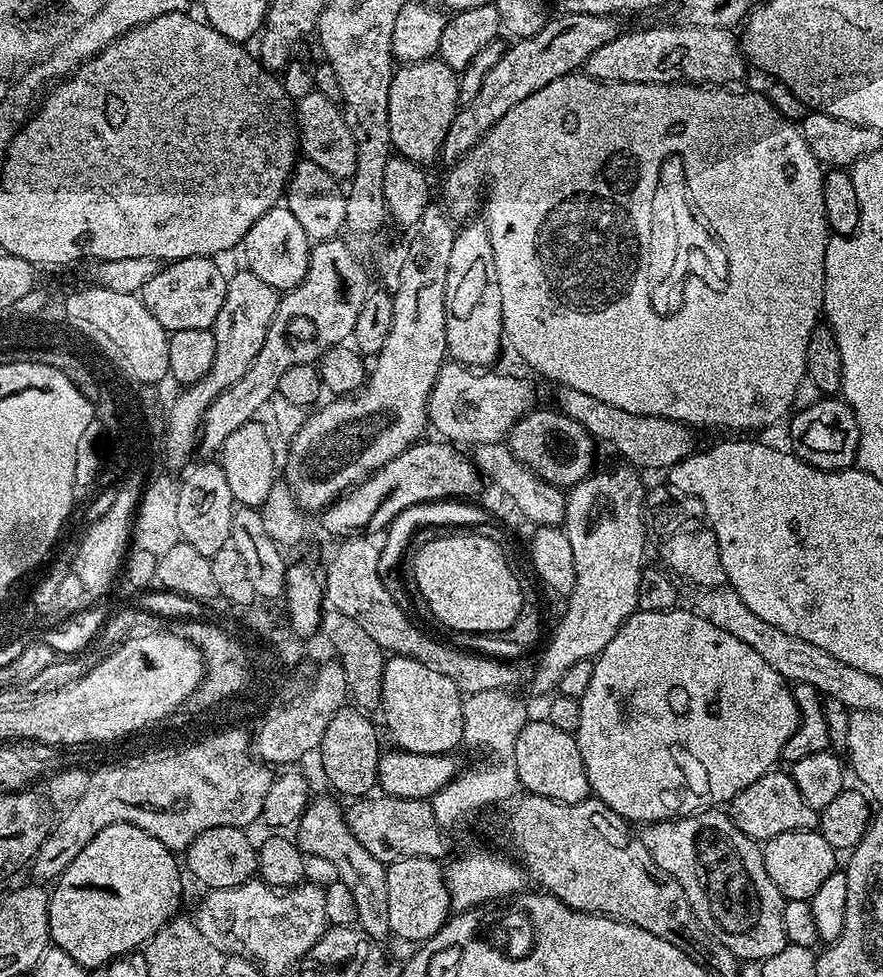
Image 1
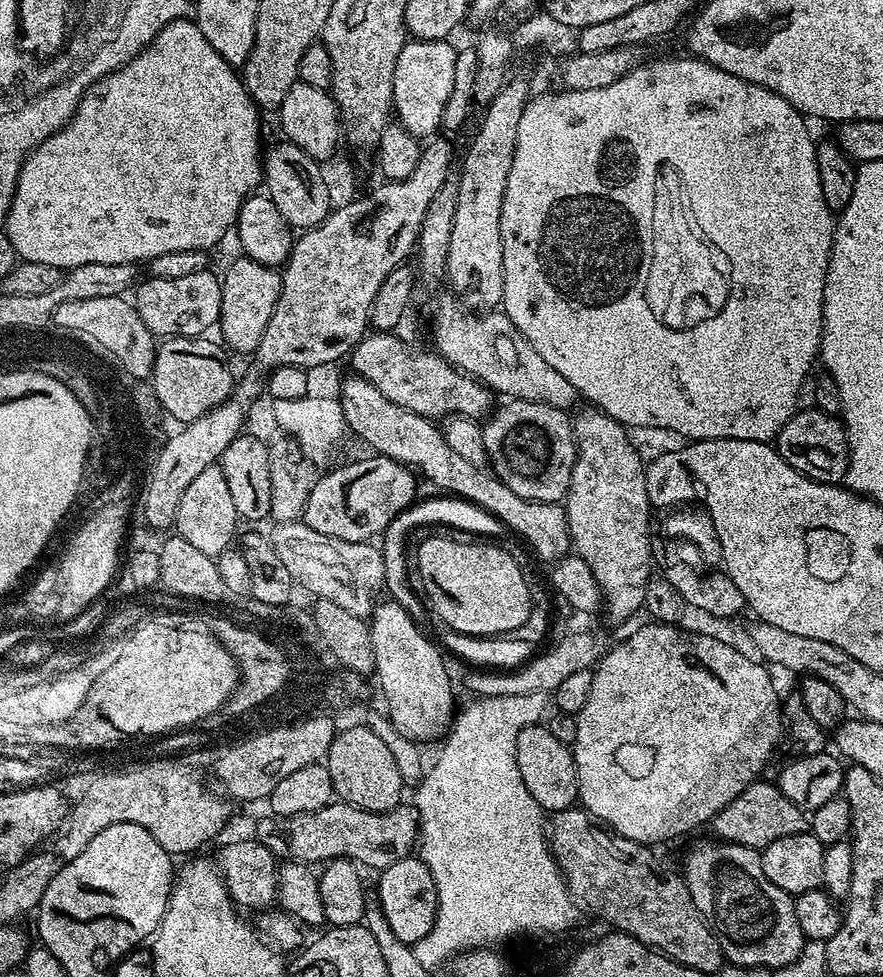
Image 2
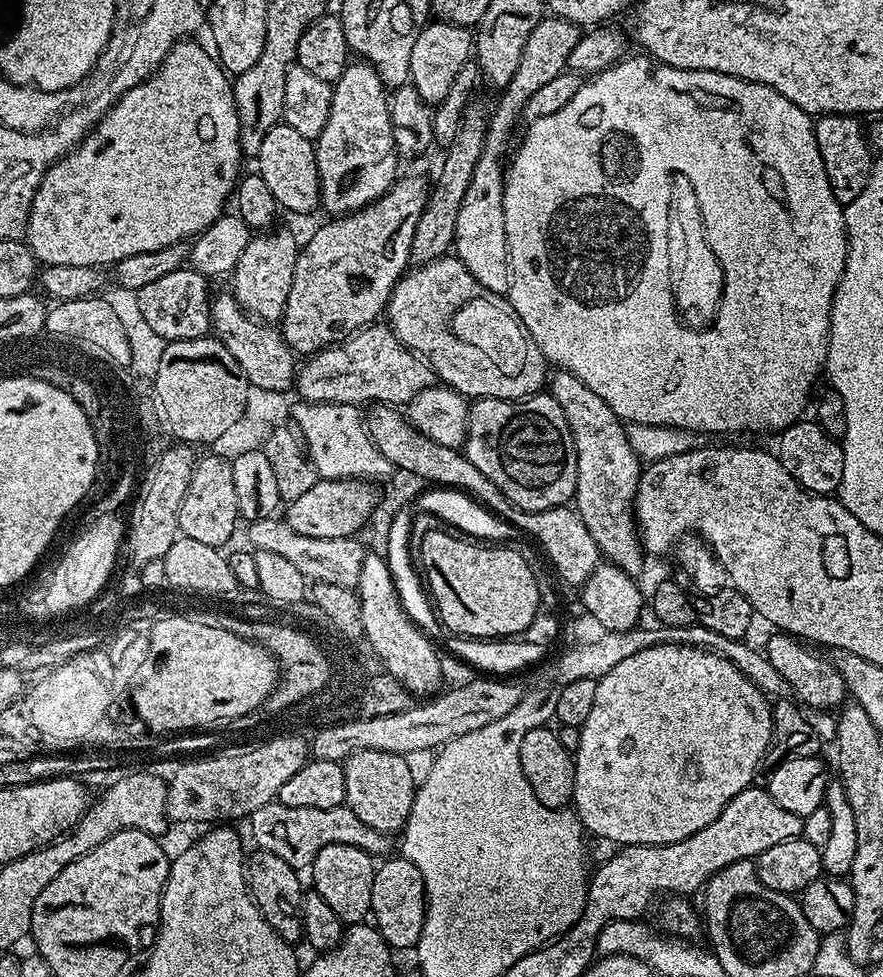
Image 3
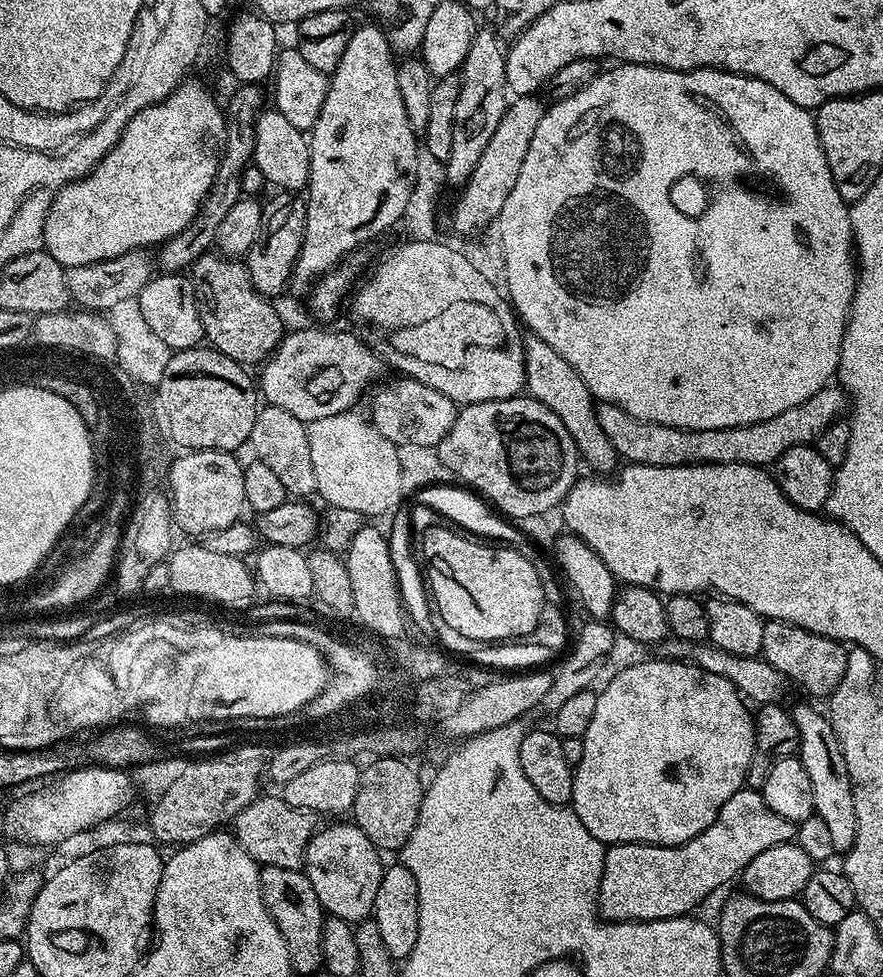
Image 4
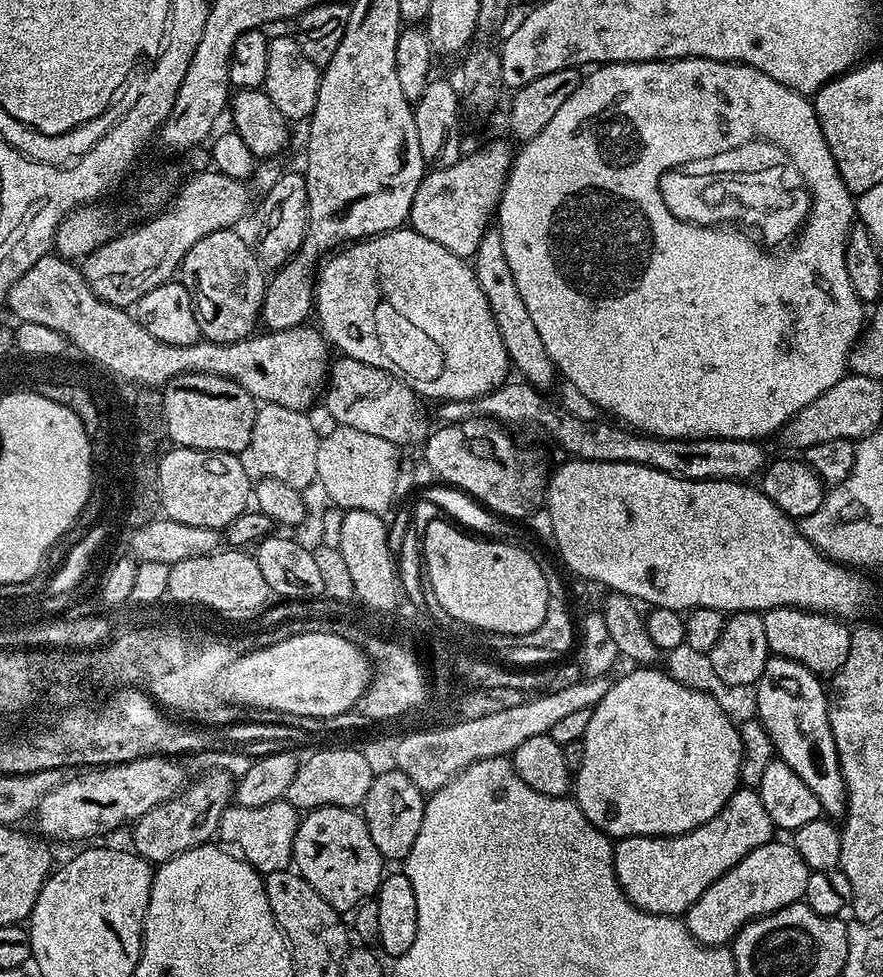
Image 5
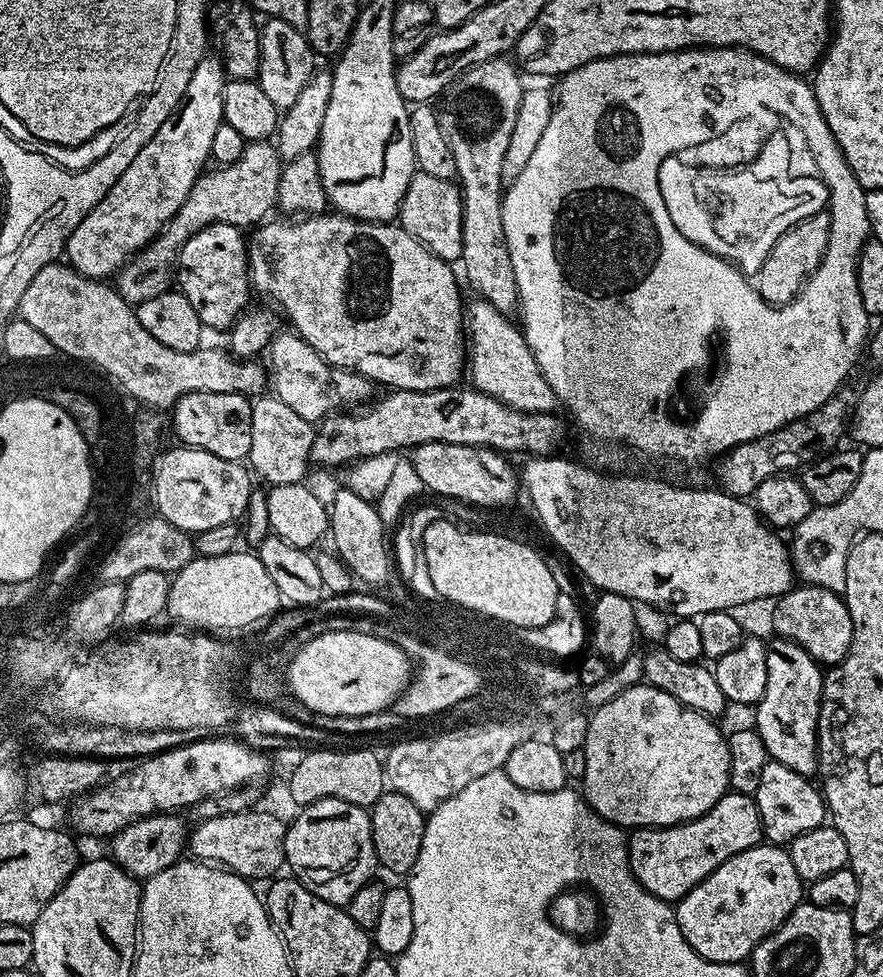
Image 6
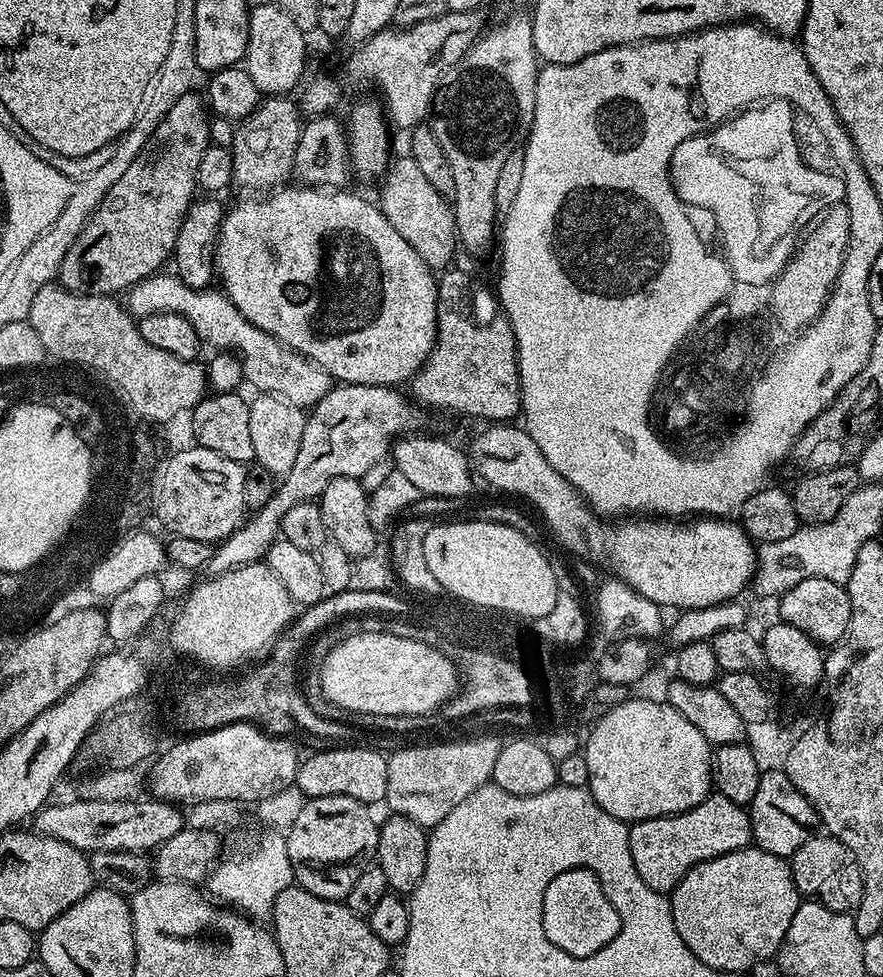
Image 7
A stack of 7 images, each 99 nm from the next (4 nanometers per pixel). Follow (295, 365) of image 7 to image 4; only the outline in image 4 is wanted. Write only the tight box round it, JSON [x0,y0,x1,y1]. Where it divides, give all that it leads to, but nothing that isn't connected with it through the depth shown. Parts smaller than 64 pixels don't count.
[371,378,458,448]

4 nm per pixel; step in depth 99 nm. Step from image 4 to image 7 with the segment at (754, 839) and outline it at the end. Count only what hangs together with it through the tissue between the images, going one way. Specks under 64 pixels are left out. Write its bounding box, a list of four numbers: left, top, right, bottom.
[628,794,753,894]

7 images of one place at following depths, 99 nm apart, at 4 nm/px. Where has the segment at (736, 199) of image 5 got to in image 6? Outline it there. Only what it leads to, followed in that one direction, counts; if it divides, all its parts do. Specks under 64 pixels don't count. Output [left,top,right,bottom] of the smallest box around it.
[658,154,828,274]

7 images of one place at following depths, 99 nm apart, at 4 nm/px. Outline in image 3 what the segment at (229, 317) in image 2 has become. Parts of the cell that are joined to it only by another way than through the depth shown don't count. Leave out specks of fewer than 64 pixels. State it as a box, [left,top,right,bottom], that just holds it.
[230,228,298,322]

